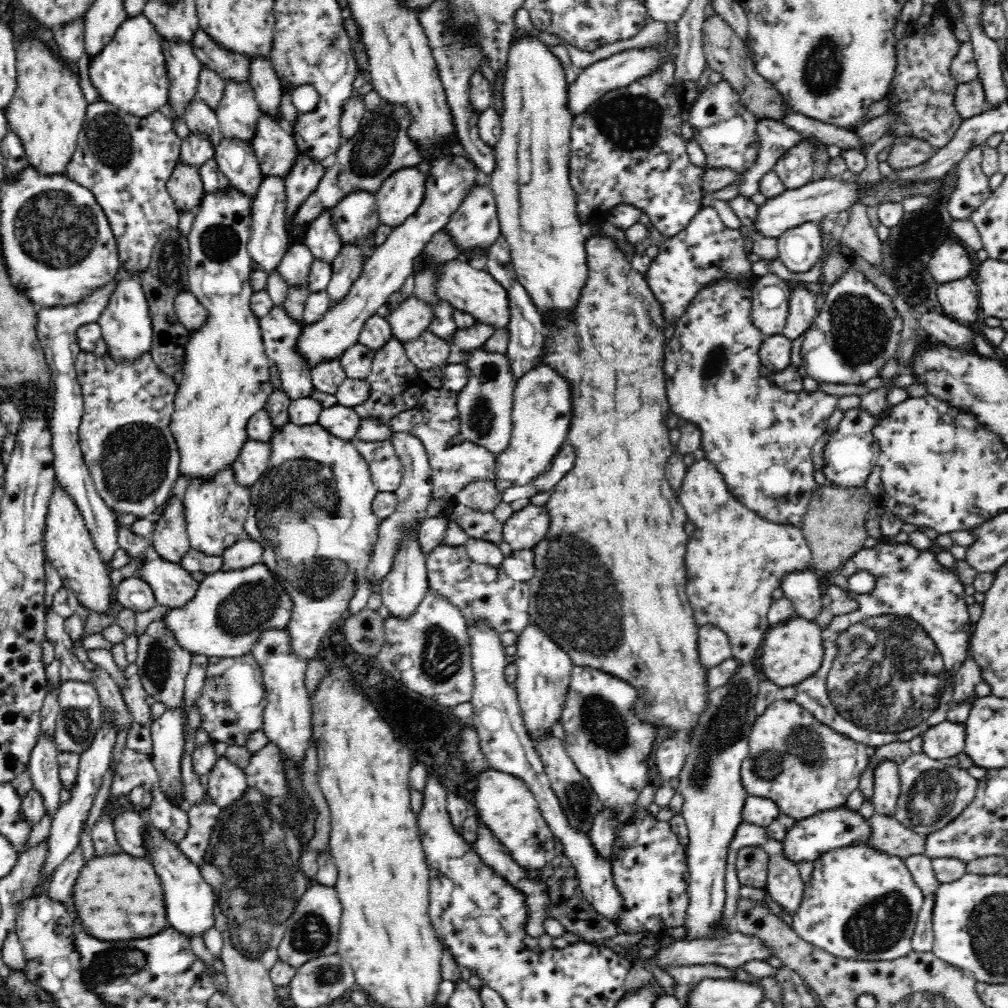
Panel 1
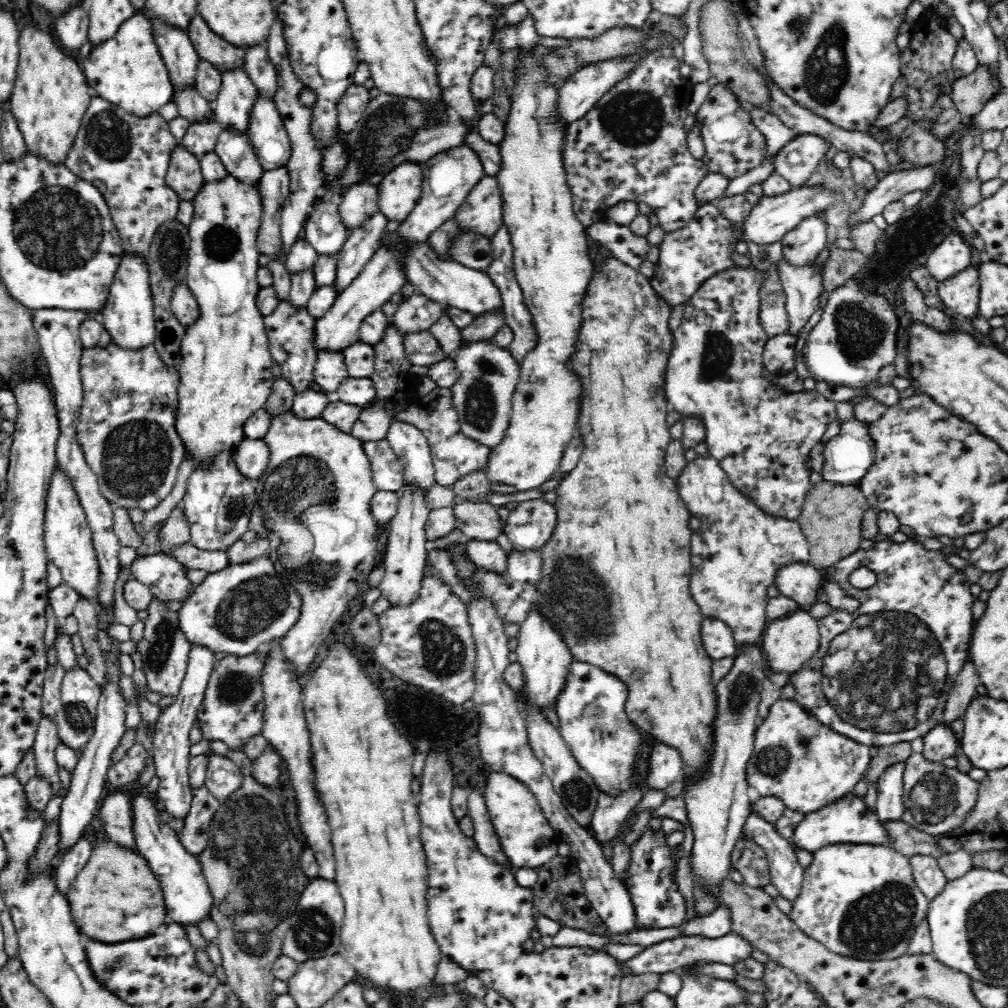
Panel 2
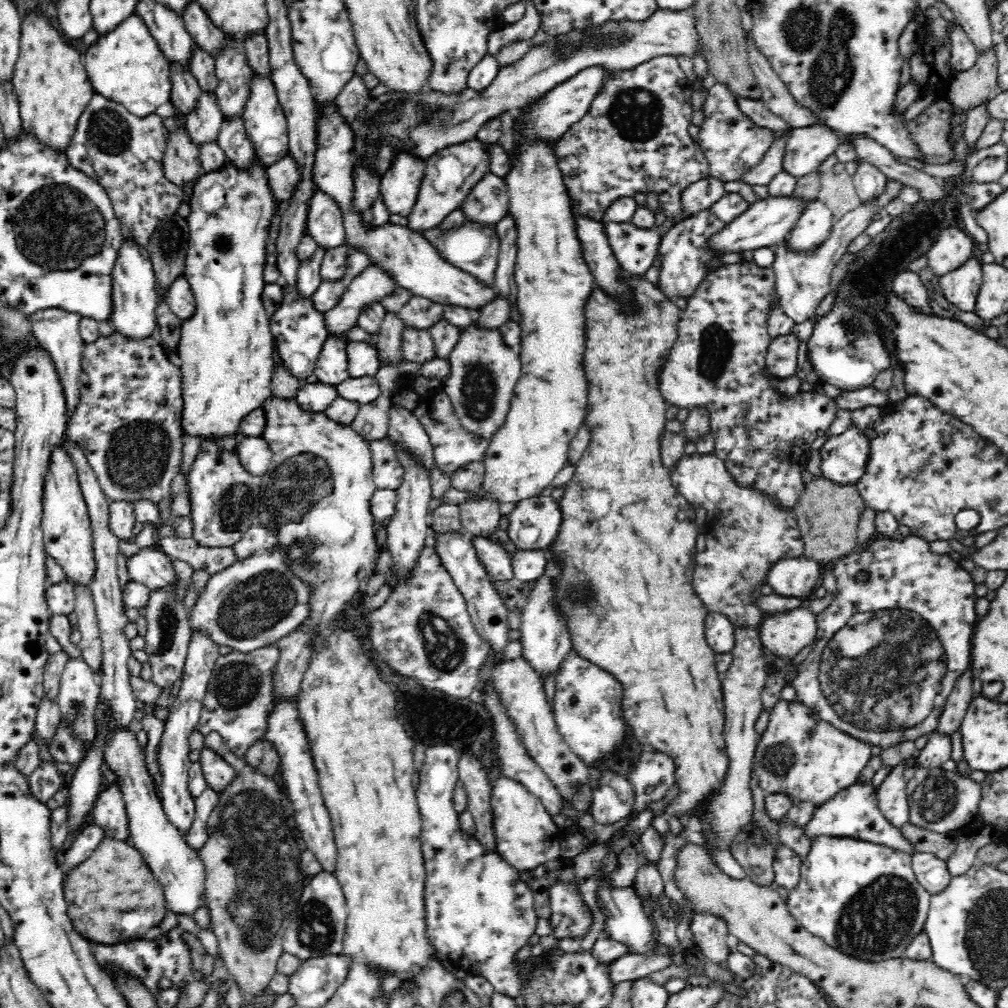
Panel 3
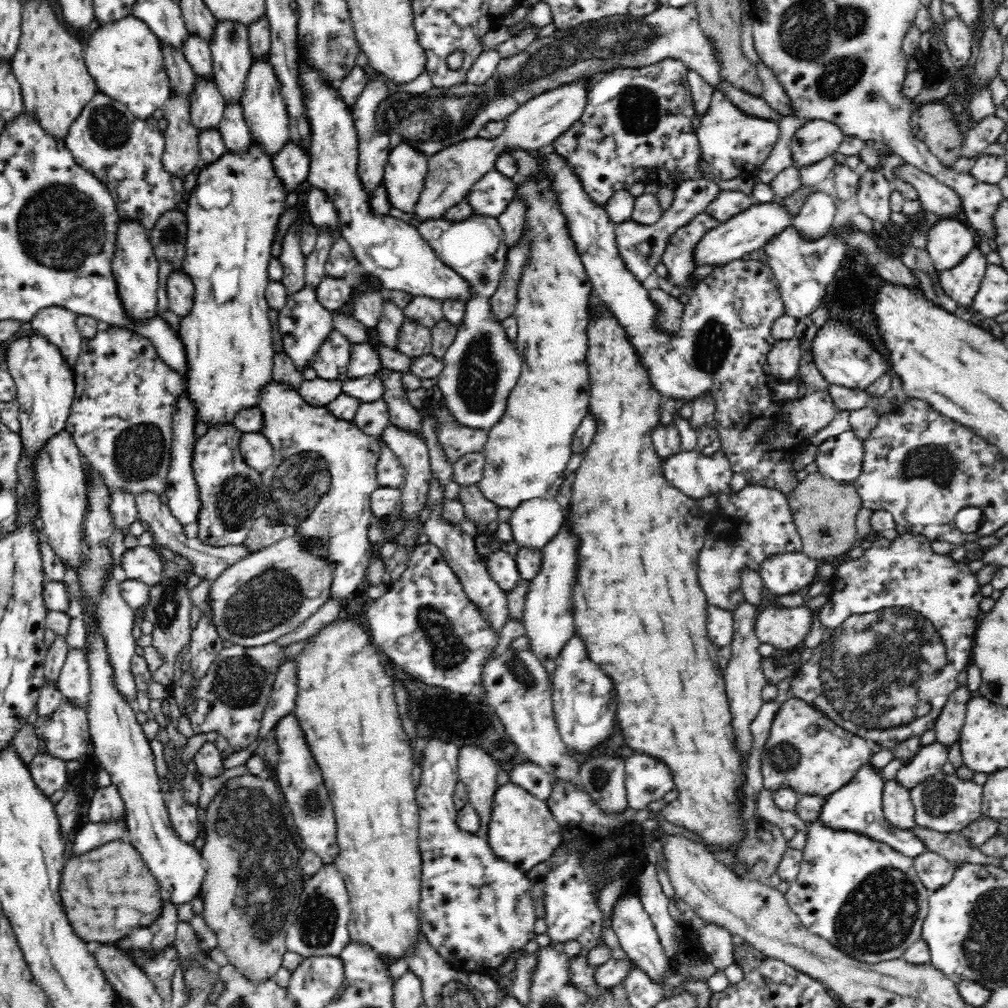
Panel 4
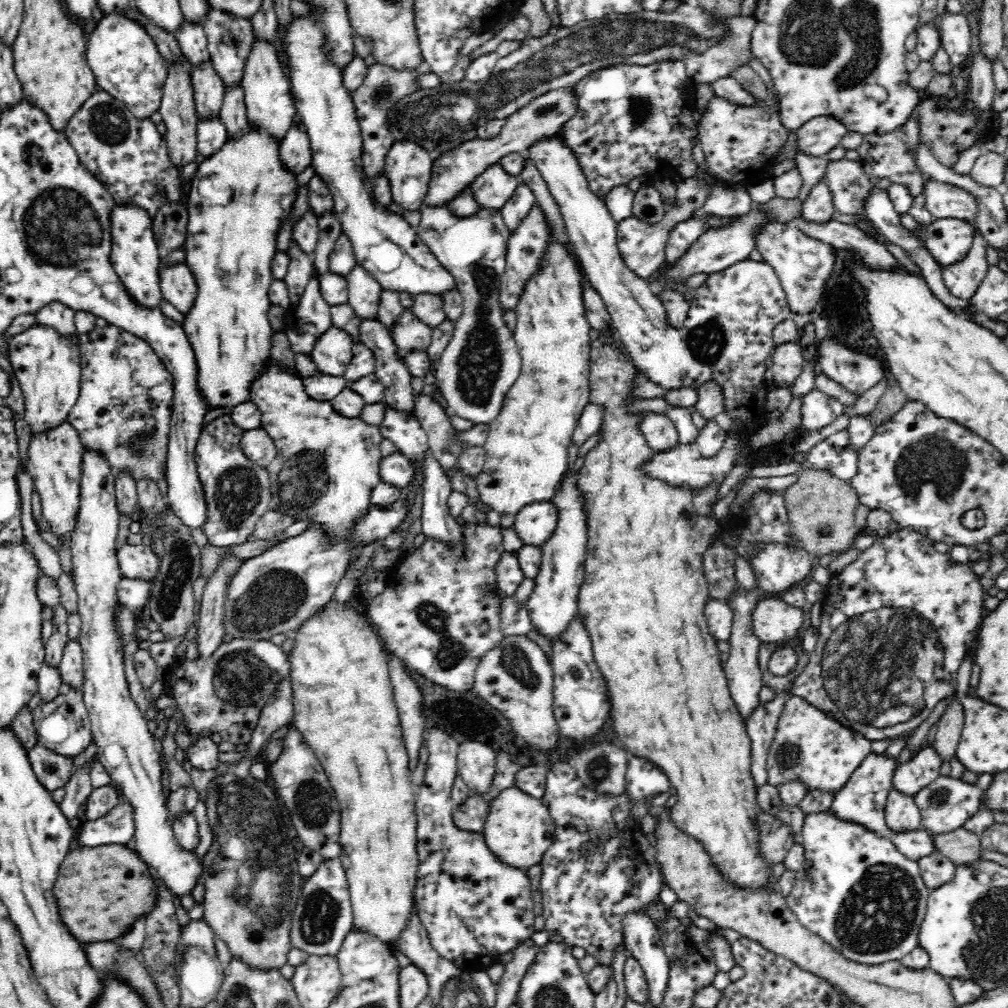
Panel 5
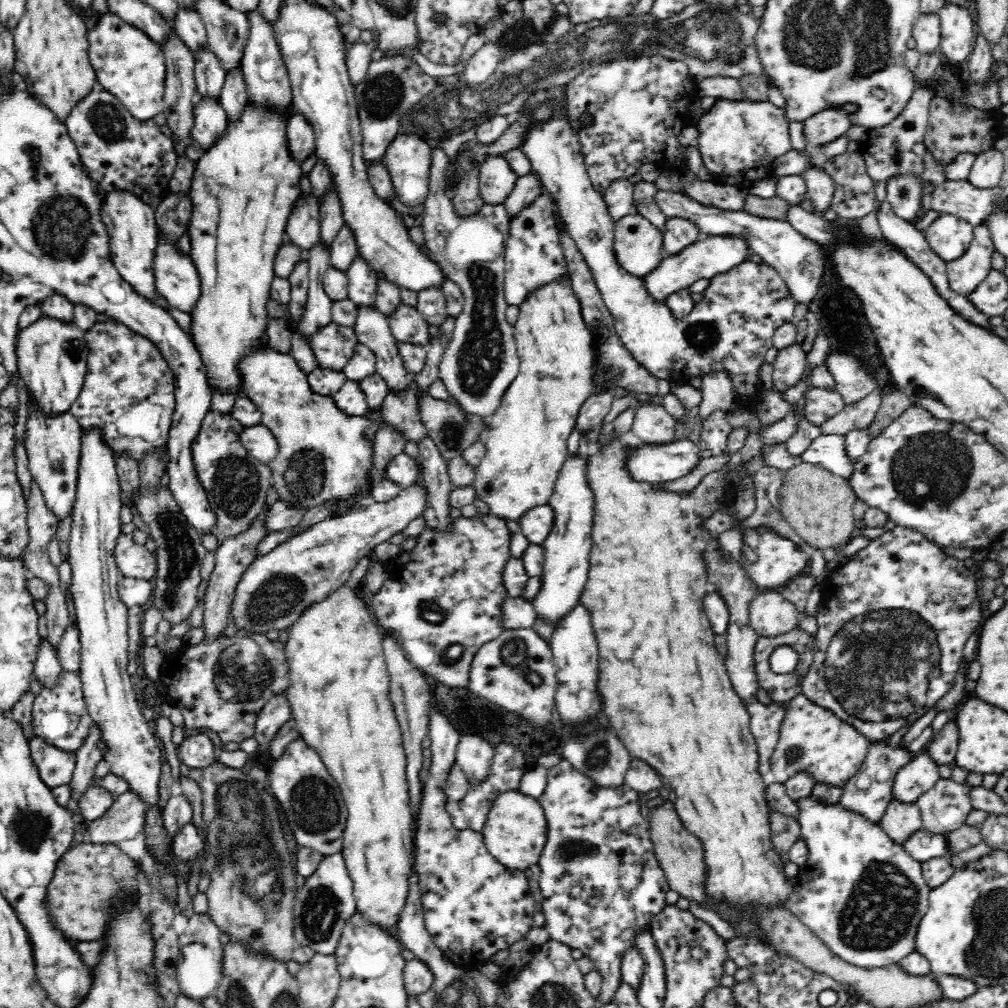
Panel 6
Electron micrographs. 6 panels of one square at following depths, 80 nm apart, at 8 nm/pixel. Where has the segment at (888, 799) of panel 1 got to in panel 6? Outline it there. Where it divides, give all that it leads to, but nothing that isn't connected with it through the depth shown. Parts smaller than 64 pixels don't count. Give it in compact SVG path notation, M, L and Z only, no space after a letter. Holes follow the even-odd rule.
M892 796L881 818L881 828L902 846L906 838L923 828L920 809L914 802L902 802Z

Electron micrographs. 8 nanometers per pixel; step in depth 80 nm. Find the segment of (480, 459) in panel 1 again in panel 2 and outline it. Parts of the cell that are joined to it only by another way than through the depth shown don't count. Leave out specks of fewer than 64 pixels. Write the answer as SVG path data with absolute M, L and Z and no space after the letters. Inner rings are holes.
M436 386L426 396L414 399L406 409L396 412L391 418L391 422L410 424L422 431L432 453L435 483L450 489L463 476L476 471L484 471L487 474L487 464L491 455L491 450L487 446L468 439L460 431L461 425L457 410L453 406L452 395L451 389Z

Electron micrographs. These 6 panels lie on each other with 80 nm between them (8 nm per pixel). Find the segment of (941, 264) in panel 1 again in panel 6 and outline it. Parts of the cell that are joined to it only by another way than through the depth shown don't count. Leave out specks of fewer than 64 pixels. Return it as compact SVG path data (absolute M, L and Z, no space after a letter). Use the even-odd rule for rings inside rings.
M940 215L923 233L934 253L949 263L968 250L974 227L958 217Z

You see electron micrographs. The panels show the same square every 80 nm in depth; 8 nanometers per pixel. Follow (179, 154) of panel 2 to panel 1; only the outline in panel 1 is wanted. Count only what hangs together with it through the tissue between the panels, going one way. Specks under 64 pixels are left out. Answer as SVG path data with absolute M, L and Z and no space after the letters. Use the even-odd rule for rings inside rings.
M179 163L168 180L167 190L179 214L189 211L194 215L197 213L204 196L199 170Z

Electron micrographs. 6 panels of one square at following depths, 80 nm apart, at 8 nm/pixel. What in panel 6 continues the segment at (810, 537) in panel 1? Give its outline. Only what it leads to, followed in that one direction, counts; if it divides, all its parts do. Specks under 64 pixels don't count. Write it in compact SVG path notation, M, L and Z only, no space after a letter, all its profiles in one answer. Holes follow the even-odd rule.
M803 462L784 472L779 490L780 511L796 534L812 548L843 548L858 532L860 525L853 515L857 496L845 479L815 464Z

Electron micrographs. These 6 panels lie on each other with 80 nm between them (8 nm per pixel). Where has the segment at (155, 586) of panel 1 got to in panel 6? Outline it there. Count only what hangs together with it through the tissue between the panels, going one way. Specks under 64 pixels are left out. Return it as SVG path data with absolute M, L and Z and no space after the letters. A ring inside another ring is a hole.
M122 532L118 537L114 556L122 576L146 580L154 578L157 571L155 552L149 552L144 545L134 543L130 534Z

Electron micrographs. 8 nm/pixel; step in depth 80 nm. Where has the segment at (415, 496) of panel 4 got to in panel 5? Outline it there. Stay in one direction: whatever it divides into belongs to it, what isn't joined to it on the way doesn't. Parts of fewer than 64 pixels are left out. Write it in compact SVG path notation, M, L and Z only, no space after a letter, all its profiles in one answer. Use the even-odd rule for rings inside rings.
M386 407L385 415L379 428L381 438L394 443L396 452L410 461L414 476L408 485L421 486L425 477L425 456L429 452L426 431L415 416L405 416L392 407Z

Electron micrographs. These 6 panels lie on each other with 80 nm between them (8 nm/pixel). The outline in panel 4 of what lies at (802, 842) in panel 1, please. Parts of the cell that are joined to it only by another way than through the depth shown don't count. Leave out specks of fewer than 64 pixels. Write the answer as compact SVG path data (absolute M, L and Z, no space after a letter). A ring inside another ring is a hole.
M867 763L854 778L840 790L833 792L822 804L822 810L816 821L824 827L838 831L850 831L868 836L869 839L887 844L894 850L914 858L926 851L924 843L911 835L908 830L892 826L882 810L882 788L884 780L878 770L873 770Z

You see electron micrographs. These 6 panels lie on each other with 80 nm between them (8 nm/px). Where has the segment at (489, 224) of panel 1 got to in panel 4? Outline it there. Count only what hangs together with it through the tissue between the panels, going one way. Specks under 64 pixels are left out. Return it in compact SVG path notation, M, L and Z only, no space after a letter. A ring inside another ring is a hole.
M493 169L474 184L465 199L472 208L473 216L497 220L513 201L516 188L512 178Z

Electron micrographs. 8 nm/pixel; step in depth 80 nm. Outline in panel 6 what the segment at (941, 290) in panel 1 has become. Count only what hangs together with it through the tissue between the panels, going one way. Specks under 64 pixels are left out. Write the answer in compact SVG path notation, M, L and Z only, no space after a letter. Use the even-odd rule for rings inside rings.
M982 225L974 228L968 250L960 258L946 264L950 289L967 297L975 292L992 269L990 256L994 254L994 250L988 228Z

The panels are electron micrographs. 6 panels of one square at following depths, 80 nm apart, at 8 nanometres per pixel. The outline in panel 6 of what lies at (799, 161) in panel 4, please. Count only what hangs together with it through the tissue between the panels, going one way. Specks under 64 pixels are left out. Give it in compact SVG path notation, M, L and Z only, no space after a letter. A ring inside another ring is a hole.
M848 106L826 109L803 120L805 144L822 150L826 144L836 142L851 127L848 112Z

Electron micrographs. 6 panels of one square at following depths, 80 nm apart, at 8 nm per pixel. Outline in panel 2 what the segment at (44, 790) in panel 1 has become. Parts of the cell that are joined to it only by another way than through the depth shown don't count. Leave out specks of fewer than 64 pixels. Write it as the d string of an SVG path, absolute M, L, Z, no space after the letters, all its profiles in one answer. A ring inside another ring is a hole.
M42 718L35 736L35 743L32 751L36 762L36 777L40 781L48 781L52 789L52 798L61 796L62 789L60 777L58 777L59 767L56 761L56 747L60 739L56 732L56 723L52 719Z

